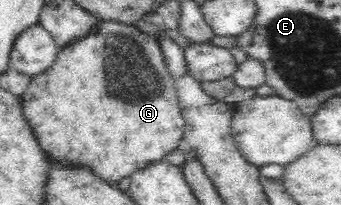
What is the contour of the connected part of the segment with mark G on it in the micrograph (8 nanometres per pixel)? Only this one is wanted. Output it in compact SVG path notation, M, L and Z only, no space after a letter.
M99 20L88 33L59 46L56 61L50 68L31 77L20 100L24 117L42 149L52 151L52 155L62 159L86 163L110 183L183 147L185 121L160 40L136 24Z

